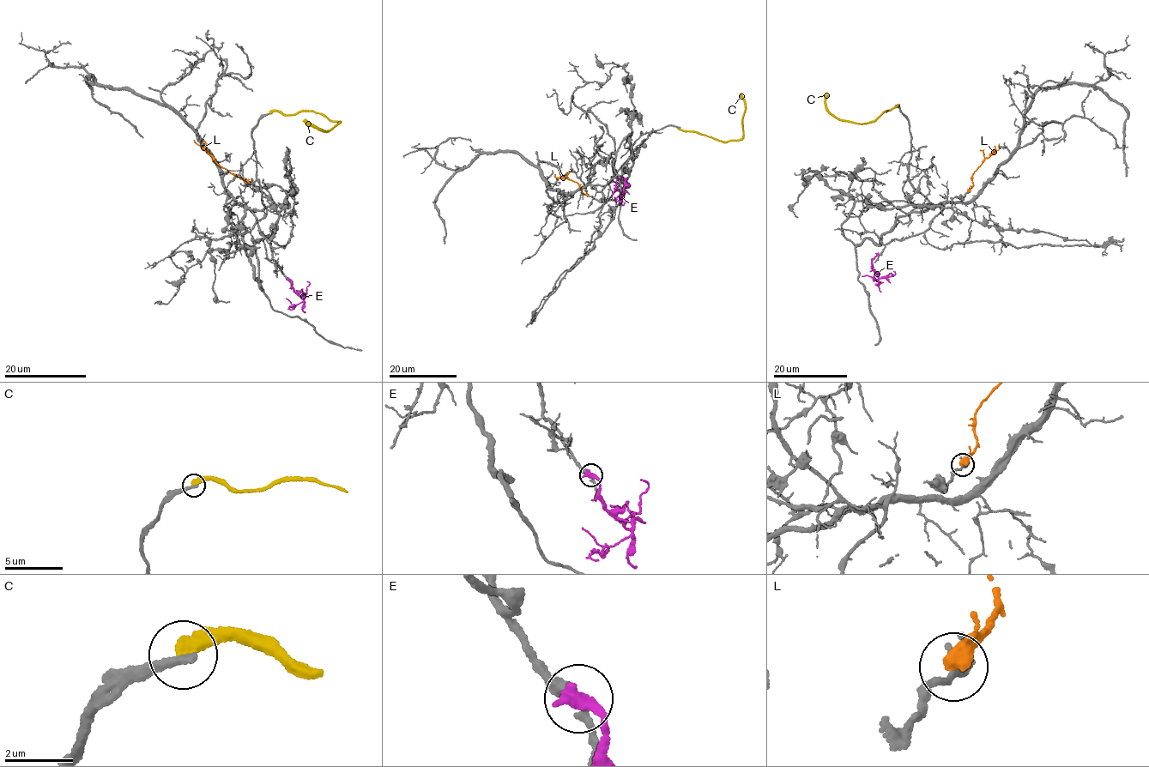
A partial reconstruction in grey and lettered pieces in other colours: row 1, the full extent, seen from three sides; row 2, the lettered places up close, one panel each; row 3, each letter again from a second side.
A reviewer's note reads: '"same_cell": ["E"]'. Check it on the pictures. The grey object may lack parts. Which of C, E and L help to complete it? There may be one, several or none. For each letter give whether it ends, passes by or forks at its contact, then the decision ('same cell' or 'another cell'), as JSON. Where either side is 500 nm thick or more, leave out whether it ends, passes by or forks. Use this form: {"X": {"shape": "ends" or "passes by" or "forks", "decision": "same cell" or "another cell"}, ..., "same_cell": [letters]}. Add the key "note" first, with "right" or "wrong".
{"note": "wrong", "C": {"shape": "ends", "decision": "another cell"}, "E": {"shape": "ends", "decision": "another cell"}, "L": {"shape": "ends", "decision": "another cell"}, "same_cell": []}

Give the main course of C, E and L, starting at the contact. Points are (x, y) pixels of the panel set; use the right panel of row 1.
C: (898, 105), (875, 119), (862, 124), (834, 117), (828, 111), (825, 93)
E: (878, 255), (872, 265), (879, 278), (894, 275), (891, 269)
L: (968, 191), (973, 186), (973, 174), (984, 159), (998, 149), (1000, 144)

